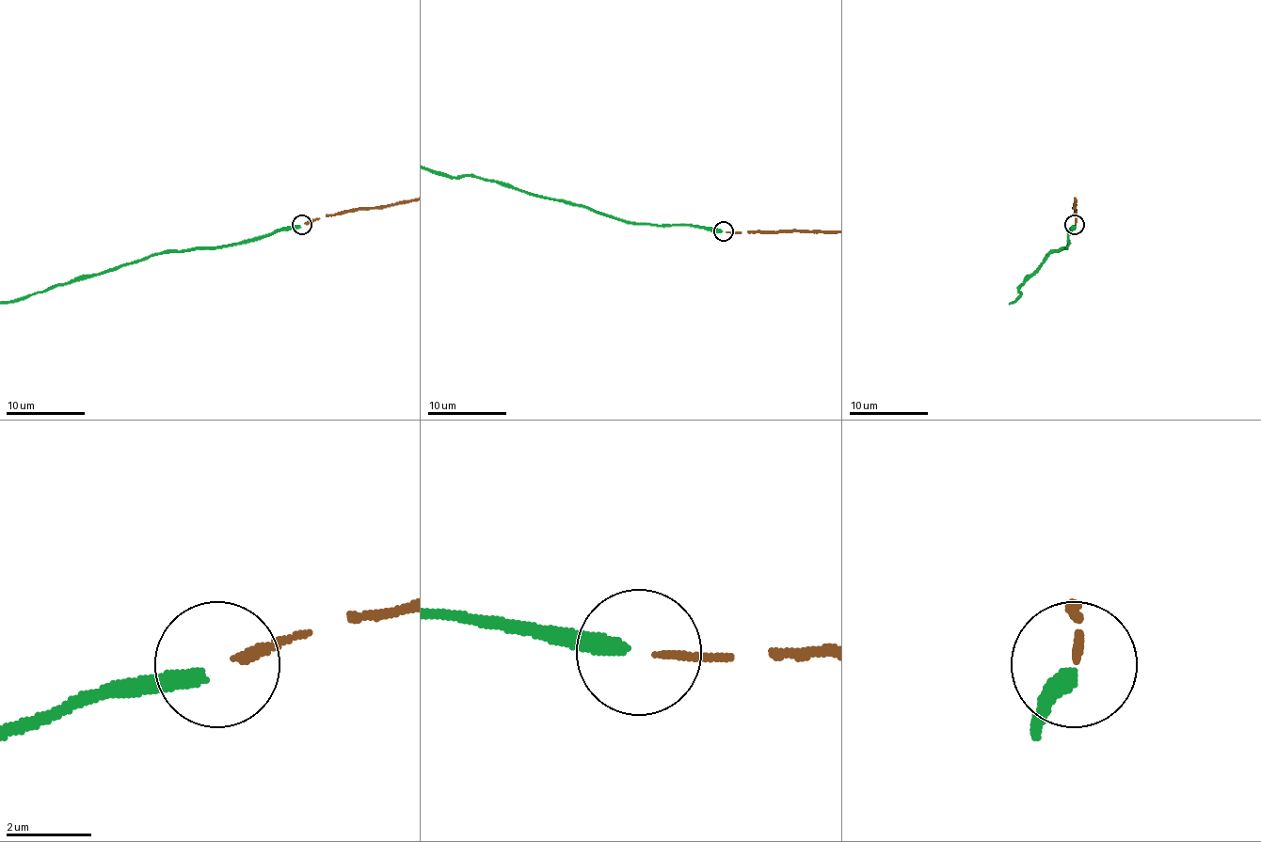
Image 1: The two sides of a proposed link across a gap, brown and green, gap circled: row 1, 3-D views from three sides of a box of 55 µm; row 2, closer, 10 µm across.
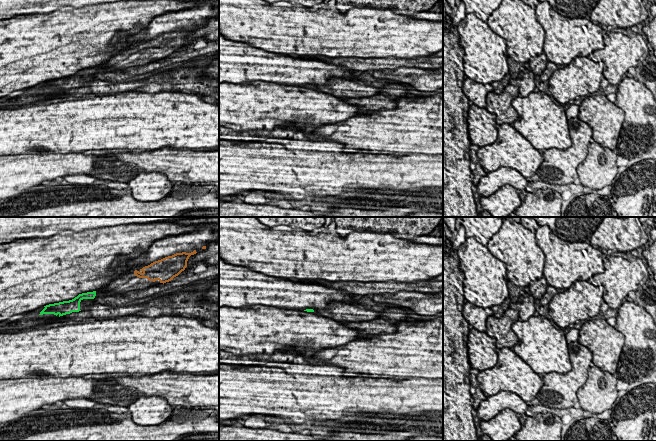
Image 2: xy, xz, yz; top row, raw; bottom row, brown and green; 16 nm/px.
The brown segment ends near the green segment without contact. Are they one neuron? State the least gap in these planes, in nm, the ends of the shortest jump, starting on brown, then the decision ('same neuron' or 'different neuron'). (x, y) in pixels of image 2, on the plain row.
700 nm | xy (134, 49), (95, 67) | same neuron

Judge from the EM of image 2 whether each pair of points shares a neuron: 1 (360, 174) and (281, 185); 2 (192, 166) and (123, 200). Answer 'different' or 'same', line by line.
1: same
2: different

